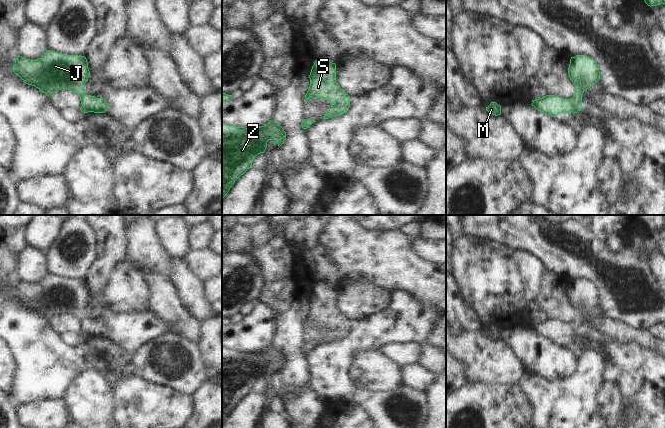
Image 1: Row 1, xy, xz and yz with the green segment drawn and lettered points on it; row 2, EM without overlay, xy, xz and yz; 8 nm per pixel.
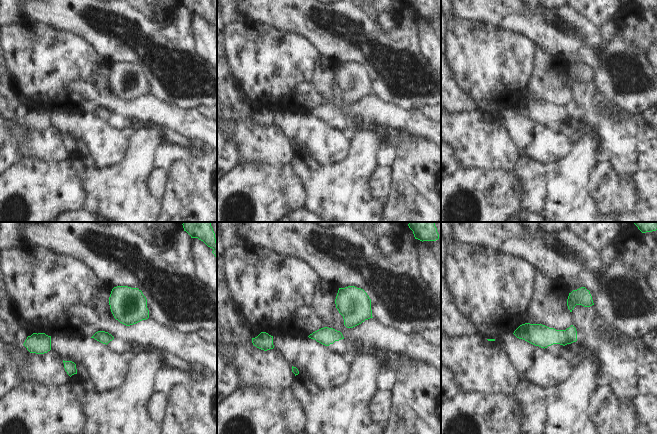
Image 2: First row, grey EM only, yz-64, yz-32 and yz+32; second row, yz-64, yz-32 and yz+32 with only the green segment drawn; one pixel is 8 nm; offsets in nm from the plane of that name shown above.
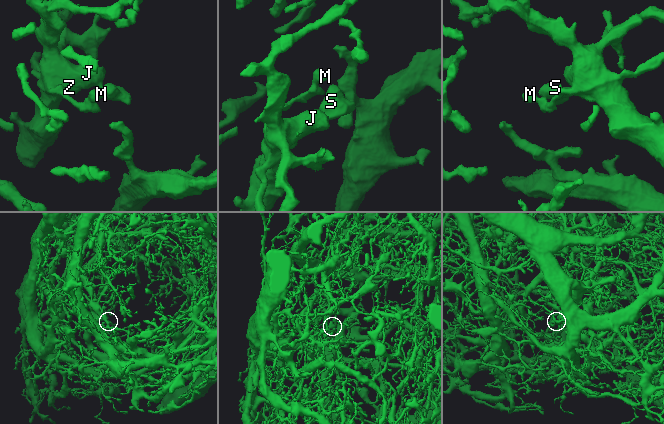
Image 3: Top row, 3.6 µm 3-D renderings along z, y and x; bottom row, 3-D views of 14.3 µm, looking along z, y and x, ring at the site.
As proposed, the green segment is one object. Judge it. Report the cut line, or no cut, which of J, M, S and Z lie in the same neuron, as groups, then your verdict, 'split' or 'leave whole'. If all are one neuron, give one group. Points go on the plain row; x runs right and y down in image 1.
no cut | J M S Z | leave whole

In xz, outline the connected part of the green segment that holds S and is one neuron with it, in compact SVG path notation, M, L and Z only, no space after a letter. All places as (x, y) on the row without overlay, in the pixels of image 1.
M316 284L312 290L310 299L310 310L305 319L304 326L307 326L309 321L323 322L330 326L331 332L327 334L323 343L329 343L346 337L350 331L350 320L340 312L336 307L336 288L327 284Z

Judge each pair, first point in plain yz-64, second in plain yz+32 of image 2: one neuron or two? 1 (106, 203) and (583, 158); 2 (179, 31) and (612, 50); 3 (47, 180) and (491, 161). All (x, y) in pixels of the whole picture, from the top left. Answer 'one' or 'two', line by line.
1: one
2: one
3: two

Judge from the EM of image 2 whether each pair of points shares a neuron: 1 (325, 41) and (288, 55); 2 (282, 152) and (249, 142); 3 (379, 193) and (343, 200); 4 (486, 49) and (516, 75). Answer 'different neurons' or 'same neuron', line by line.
1: different neurons
2: same neuron
3: different neurons
4: same neuron

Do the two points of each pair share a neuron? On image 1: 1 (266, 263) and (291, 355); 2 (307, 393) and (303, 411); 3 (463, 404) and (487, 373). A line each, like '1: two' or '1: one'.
1: one
2: one
3: two

